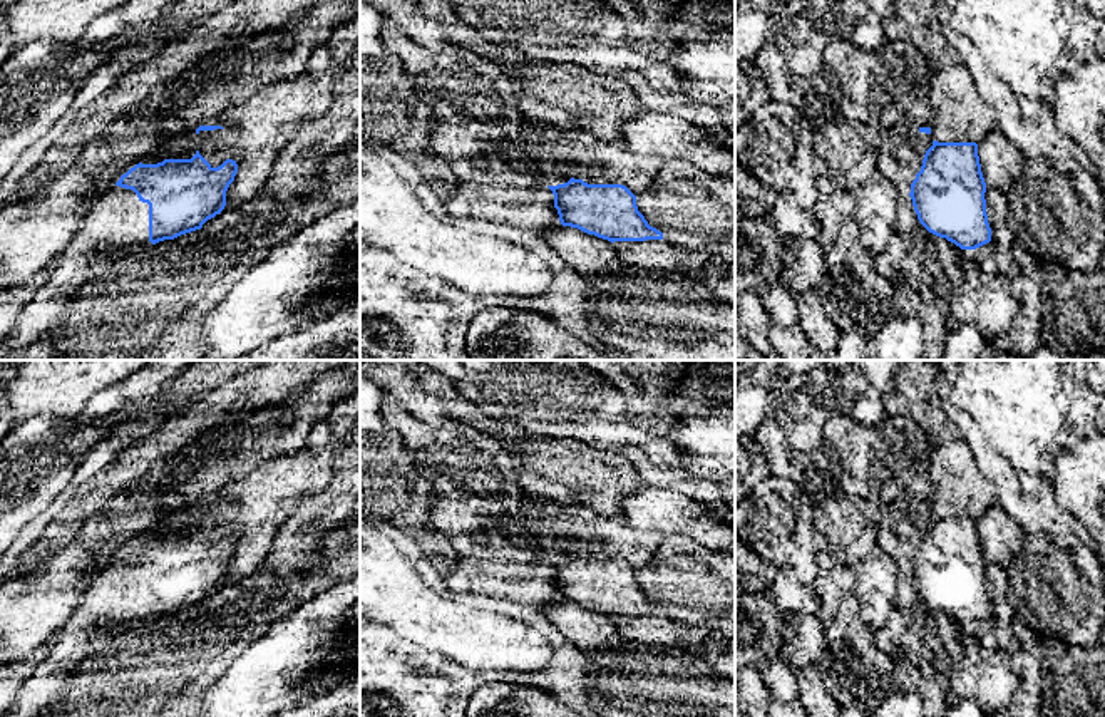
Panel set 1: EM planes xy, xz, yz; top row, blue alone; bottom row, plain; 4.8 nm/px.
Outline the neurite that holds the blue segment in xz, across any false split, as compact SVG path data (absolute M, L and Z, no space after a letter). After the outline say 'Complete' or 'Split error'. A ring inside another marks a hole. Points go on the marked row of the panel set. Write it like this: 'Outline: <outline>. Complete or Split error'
Outline: M571 178L547 186L563 226L614 241L663 240L638 211L636 196L623 184L588 184Z. Complete

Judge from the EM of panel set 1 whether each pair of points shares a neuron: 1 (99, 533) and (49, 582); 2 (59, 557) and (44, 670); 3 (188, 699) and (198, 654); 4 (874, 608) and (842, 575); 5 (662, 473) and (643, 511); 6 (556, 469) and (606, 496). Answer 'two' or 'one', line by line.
1: one
2: two
3: one
4: two
5: two
6: one

